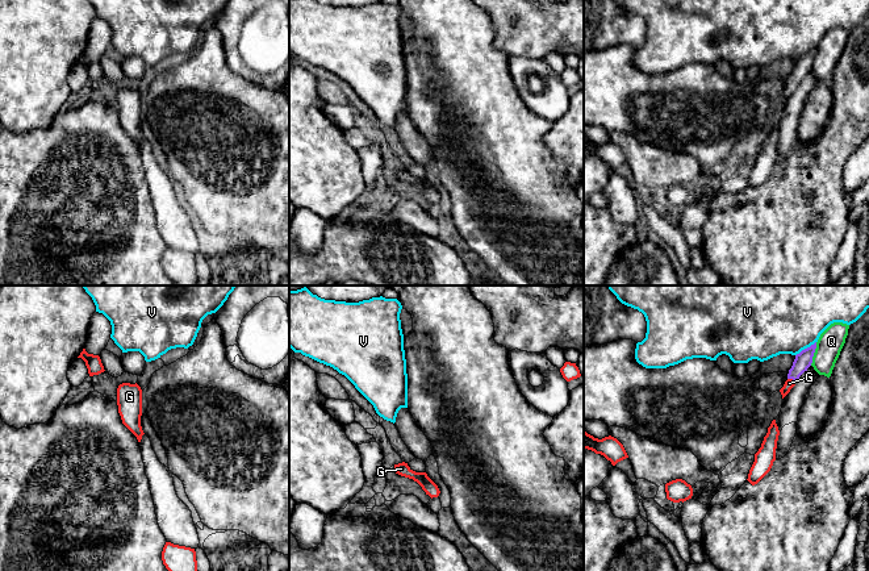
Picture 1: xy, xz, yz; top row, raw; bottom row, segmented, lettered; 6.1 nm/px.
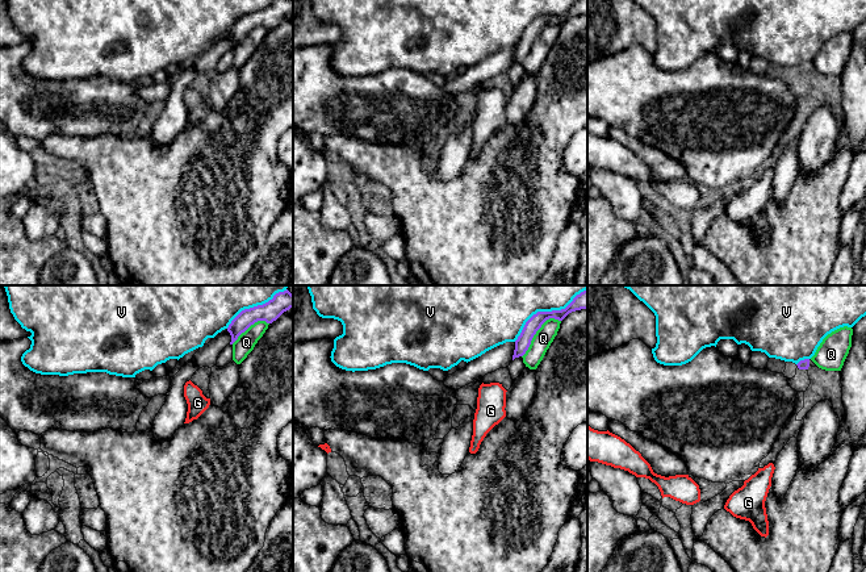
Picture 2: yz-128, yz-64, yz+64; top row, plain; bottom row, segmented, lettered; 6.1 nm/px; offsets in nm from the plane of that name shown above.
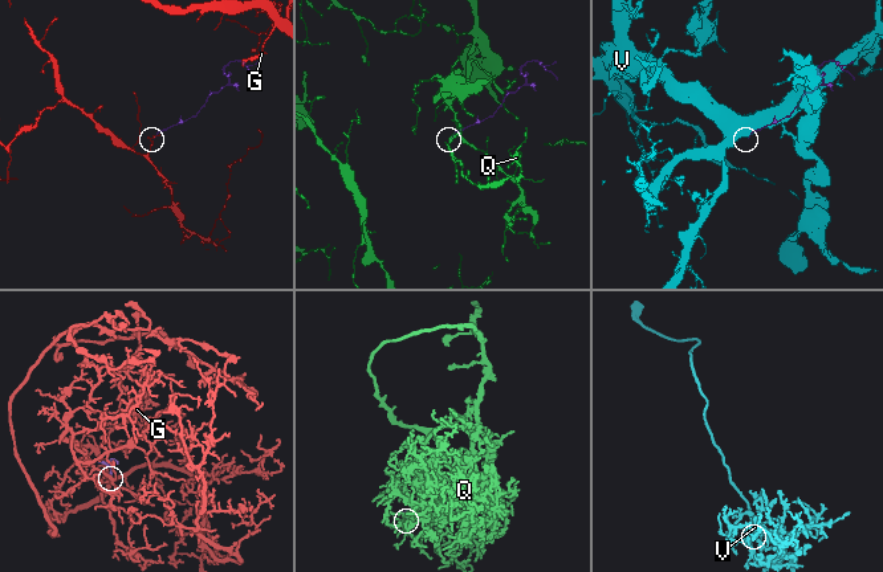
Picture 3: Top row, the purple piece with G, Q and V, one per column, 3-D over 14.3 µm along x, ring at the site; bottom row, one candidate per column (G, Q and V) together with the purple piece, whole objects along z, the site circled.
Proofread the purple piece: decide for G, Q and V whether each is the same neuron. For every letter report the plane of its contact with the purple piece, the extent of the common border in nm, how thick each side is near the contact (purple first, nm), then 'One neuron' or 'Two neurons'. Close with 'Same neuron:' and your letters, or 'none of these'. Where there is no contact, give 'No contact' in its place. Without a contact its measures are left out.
G: Touches purple in yz. Shared border 60 nm. Thickness 100 nm (purple) against 60 nm. One neuron
Q: Touches purple in yz. Shared border 150 nm. Thickness 100 nm (purple) against 160 nm. Two neurons
V: Touches purple in yz. Shared border 160 nm. Thickness 100 nm (purple) against 500 nm. Two neurons
Same neuron: G

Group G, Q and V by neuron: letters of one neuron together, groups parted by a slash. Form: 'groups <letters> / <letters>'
groups G / Q / V

